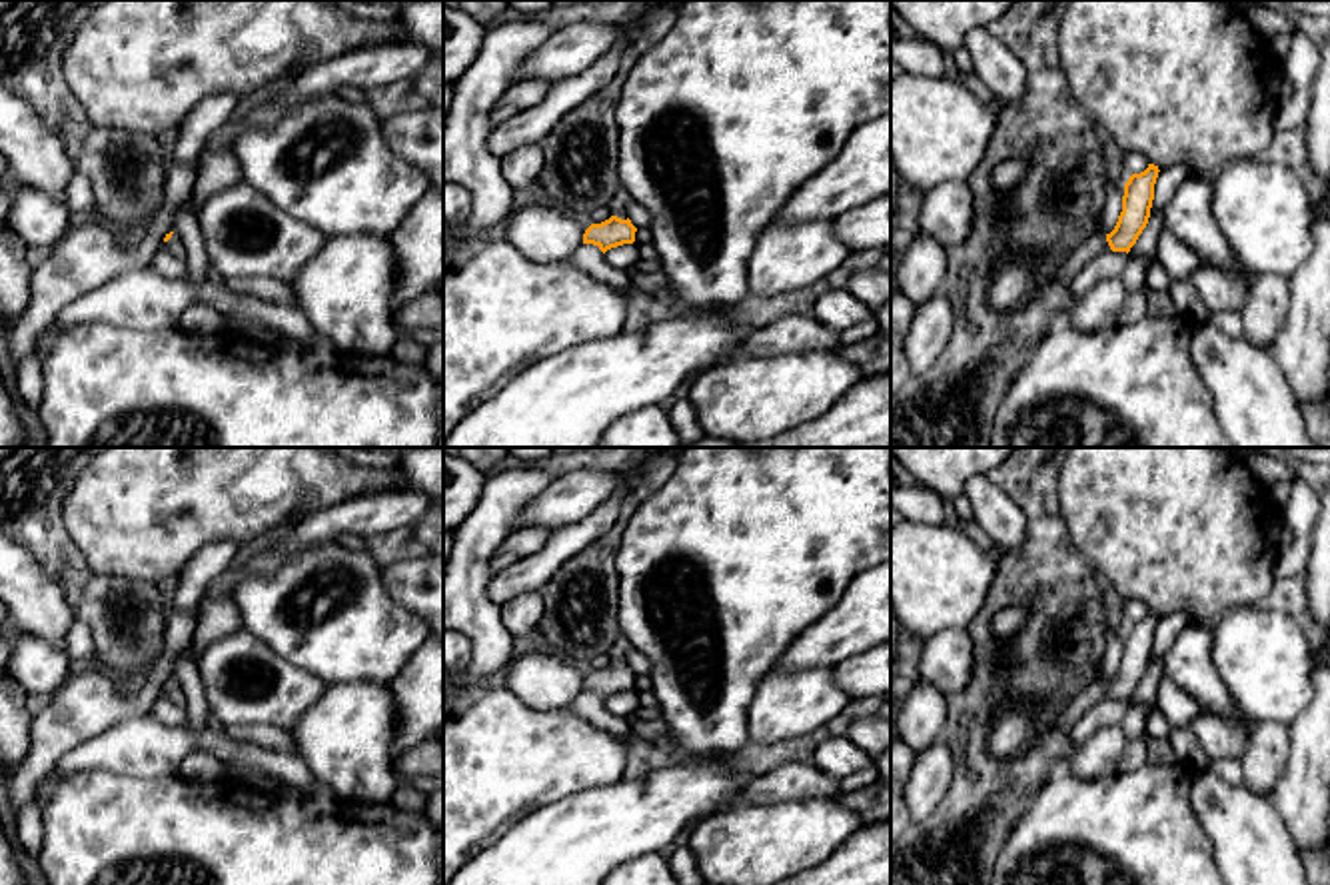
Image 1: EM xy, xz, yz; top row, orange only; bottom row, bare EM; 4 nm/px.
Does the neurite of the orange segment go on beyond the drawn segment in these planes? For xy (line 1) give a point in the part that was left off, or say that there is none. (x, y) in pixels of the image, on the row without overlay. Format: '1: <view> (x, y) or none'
1: xy (174, 694)

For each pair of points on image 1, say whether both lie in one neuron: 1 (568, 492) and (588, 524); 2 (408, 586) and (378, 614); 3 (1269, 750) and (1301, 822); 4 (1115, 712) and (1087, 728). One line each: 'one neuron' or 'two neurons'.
1: two neurons
2: two neurons
3: two neurons
4: one neuron

